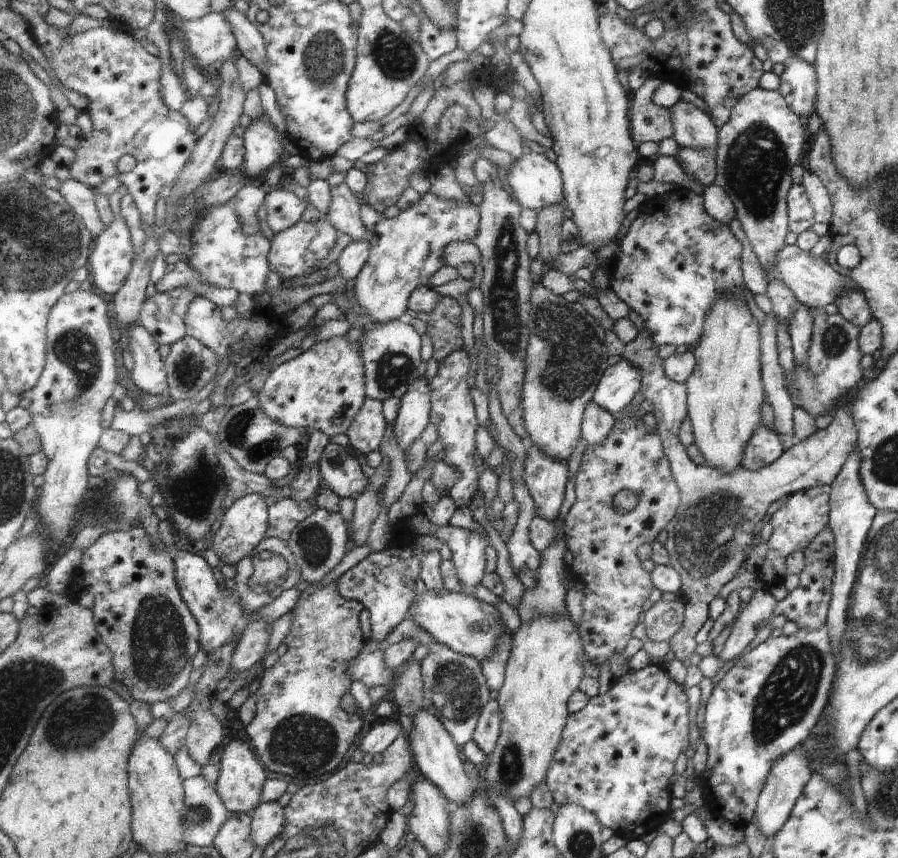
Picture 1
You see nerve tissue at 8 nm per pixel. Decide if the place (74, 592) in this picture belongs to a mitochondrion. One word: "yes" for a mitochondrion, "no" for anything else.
no

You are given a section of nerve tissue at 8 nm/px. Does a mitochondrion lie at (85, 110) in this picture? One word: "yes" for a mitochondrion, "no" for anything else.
no

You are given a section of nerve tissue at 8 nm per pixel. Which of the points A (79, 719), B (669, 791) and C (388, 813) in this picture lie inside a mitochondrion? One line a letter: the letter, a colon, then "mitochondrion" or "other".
A: mitochondrion
B: other
C: other

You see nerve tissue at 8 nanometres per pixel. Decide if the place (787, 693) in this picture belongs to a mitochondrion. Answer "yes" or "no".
yes

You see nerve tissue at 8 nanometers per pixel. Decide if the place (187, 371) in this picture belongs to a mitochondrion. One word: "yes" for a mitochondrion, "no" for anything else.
yes

